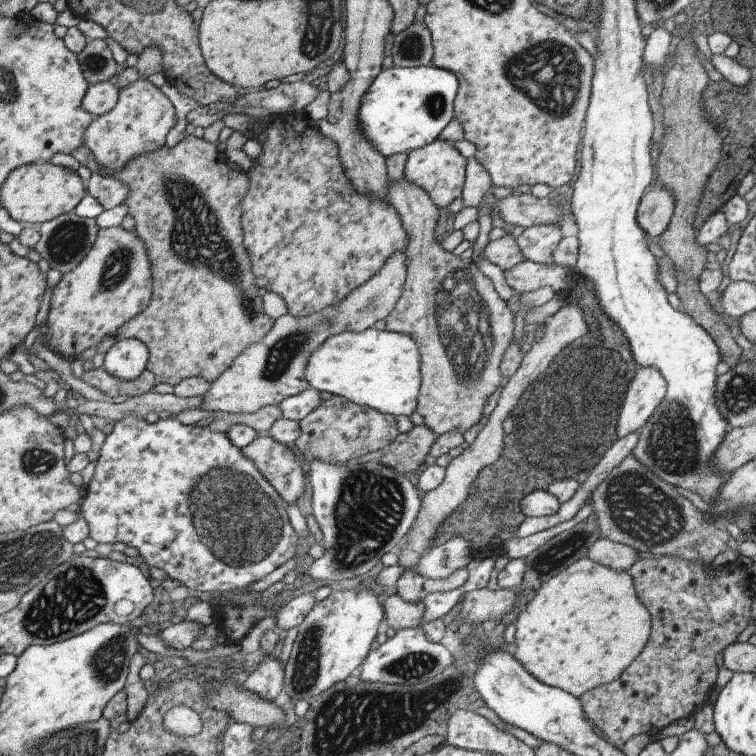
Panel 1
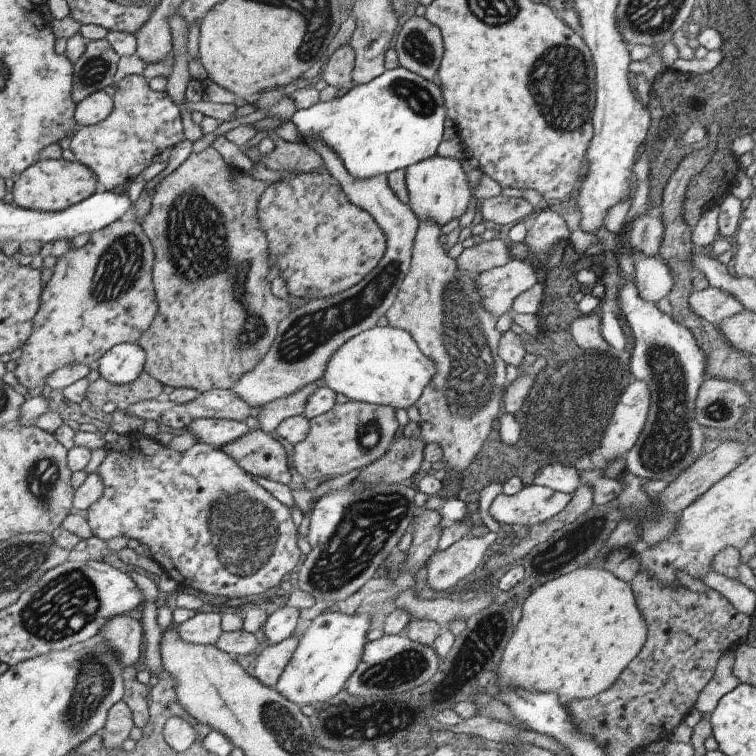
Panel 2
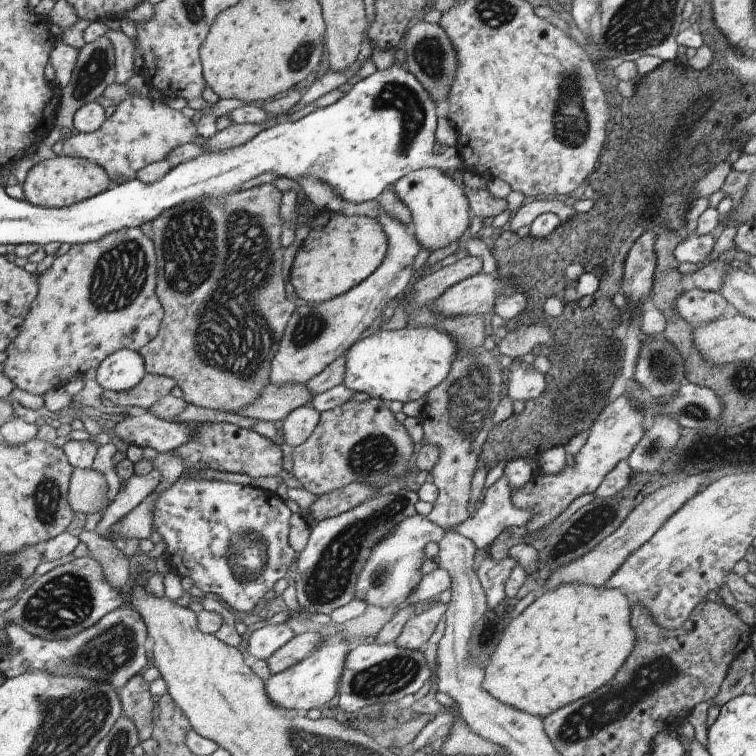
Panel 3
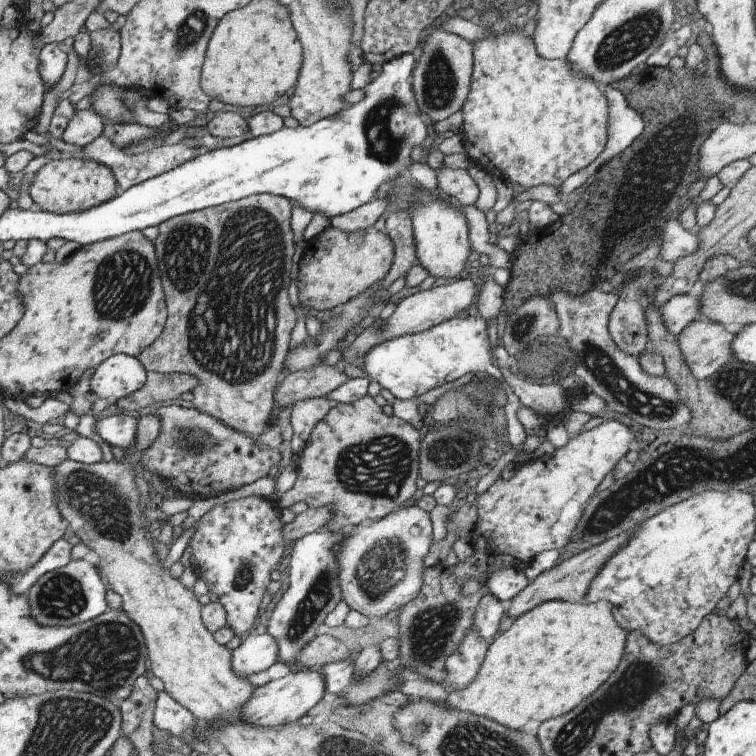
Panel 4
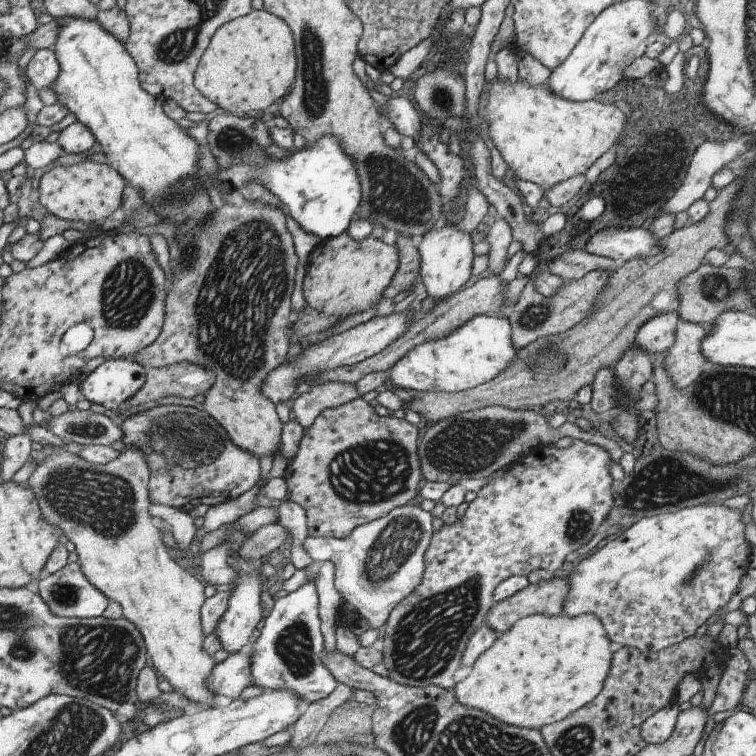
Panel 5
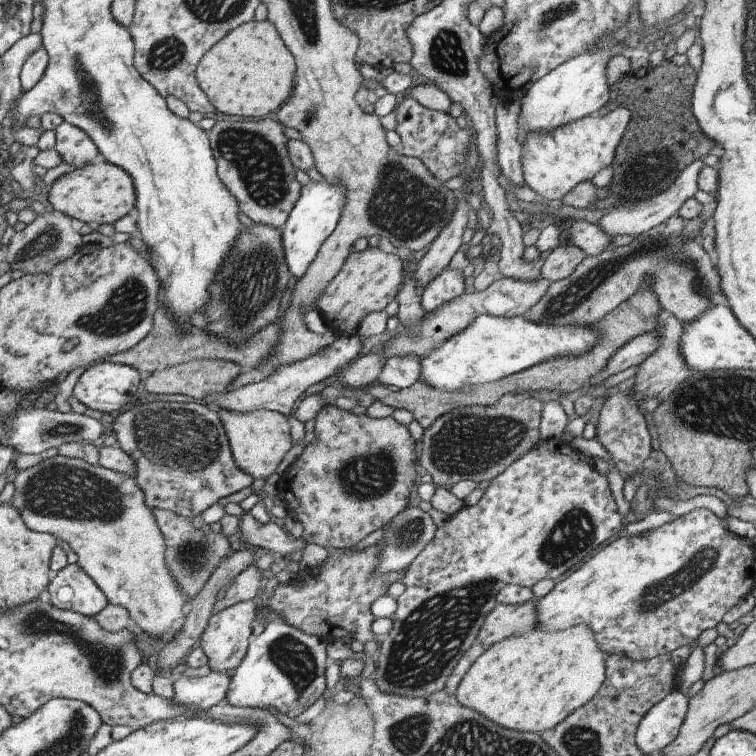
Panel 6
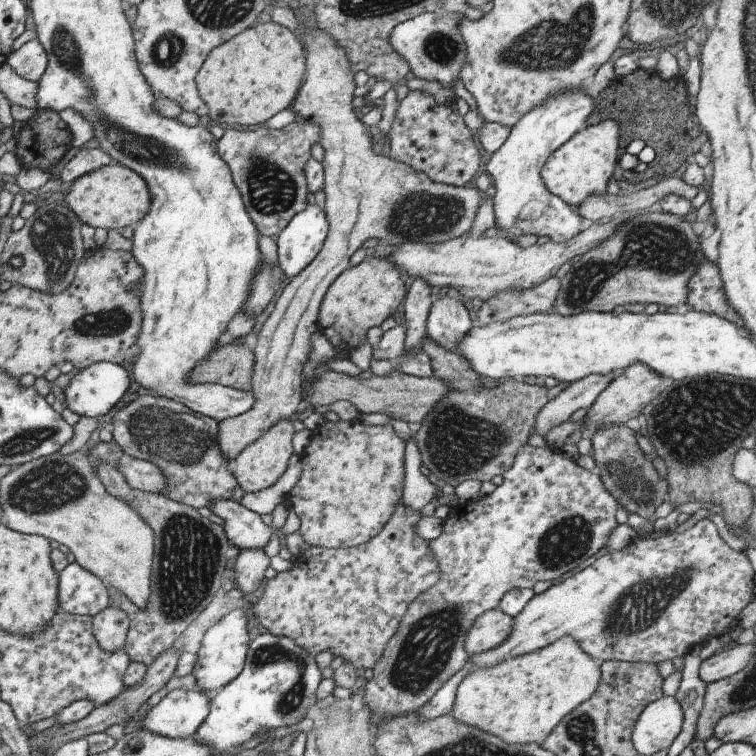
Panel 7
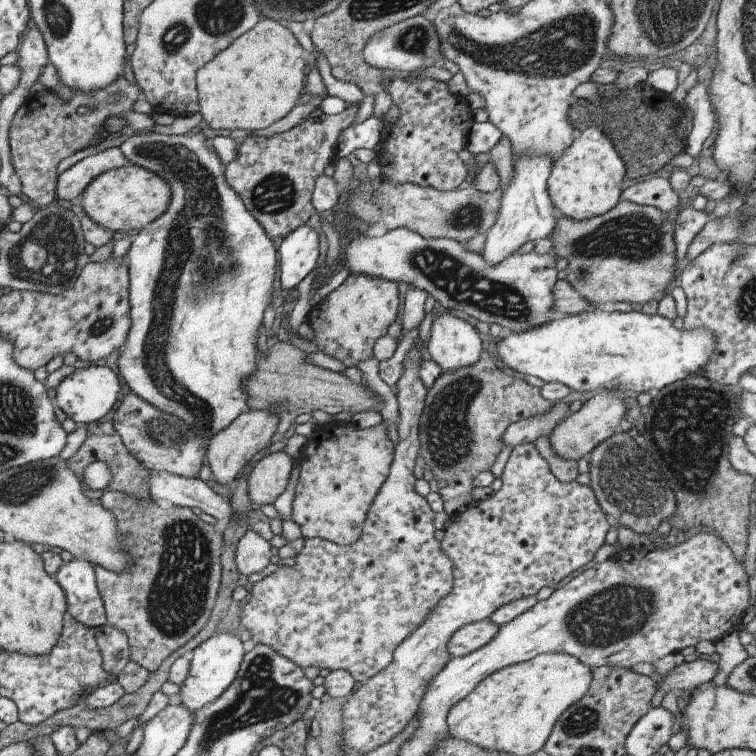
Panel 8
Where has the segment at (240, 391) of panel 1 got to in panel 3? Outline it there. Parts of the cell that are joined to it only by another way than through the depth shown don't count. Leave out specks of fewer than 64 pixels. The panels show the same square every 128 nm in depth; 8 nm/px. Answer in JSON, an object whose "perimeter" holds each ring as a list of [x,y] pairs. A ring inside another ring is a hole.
{"perimeter":[[[381,207],[377,220],[387,240],[383,262],[377,266],[377,270],[373,270],[373,274],[369,274],[349,292],[331,298],[327,302],[295,307],[281,334],[277,354],[271,360],[269,384],[283,386],[291,382],[304,383],[317,376],[325,366],[333,362],[333,359],[341,356],[364,333],[368,333],[380,318],[387,302],[395,299],[408,287],[407,282],[414,273],[413,260],[420,249],[419,242],[415,240],[408,226],[387,216],[387,212],[383,212]]]}

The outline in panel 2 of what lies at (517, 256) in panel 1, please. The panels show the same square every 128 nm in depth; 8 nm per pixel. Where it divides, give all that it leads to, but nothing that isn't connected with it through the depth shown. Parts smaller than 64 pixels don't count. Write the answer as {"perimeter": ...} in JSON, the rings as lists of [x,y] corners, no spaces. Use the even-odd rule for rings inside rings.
{"perimeter":[[[503,237],[501,240],[493,238],[463,249],[456,258],[455,266],[461,272],[479,274],[485,270],[503,266],[503,264],[507,264],[511,259],[506,237]]]}

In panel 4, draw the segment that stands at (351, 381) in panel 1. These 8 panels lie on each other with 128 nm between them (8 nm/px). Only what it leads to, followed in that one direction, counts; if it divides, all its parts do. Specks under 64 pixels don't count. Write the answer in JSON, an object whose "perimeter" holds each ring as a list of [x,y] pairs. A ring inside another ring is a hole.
{"perimeter":[[[479,314],[465,315],[450,318],[445,322],[441,322],[428,328],[427,330],[399,336],[399,338],[392,338],[381,342],[381,344],[373,345],[359,362],[359,366],[365,372],[370,380],[375,380],[380,388],[385,388],[390,392],[395,399],[404,401],[410,400],[414,396],[421,396],[441,384],[449,384],[457,378],[467,376],[470,372],[475,374],[488,374],[489,376],[496,376],[497,369],[491,363],[492,346],[487,335],[487,328],[485,322]]]}

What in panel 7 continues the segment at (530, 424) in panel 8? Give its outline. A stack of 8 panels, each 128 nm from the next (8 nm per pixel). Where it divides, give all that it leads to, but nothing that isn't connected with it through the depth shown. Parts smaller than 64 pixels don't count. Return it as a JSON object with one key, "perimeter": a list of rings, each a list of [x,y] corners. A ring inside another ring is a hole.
{"perimeter":[[[614,373],[594,374],[581,378],[559,390],[557,397],[549,399],[538,411],[534,423],[537,434],[544,436],[552,426],[568,421],[578,408],[590,408],[612,380]]]}

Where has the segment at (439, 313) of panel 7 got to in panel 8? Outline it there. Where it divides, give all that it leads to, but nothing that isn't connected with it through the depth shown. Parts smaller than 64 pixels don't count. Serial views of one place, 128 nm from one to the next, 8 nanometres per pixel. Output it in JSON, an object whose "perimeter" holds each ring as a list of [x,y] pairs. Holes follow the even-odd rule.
{"perimeter":[[[441,314],[441,316],[430,317],[428,330],[428,340],[426,341],[426,352],[431,361],[434,361],[440,371],[453,371],[460,367],[473,365],[480,358],[481,340],[479,340],[478,330],[471,326],[469,322],[458,320],[451,314]]]}

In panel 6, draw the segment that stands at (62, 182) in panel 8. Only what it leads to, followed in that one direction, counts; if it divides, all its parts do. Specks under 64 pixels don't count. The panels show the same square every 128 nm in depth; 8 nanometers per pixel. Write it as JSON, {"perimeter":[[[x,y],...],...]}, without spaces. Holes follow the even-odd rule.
{"perimeter":[[[61,122],[55,128],[55,146],[53,147],[62,159],[62,162],[77,168],[79,164],[87,164],[98,151],[93,142],[79,128]]]}

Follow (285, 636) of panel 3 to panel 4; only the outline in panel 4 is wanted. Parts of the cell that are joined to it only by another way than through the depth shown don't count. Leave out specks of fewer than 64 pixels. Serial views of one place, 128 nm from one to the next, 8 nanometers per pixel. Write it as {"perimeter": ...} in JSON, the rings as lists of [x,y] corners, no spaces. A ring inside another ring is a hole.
{"perimeter":[[[248,634],[240,644],[231,650],[231,670],[248,678],[266,670],[277,660],[277,642],[269,634]]]}

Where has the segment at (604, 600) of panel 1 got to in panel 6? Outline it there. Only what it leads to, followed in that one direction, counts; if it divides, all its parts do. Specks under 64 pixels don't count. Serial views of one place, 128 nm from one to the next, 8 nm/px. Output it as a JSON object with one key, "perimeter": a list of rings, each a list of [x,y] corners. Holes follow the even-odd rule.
{"perimeter":[[[579,624],[561,631],[543,631],[534,627],[529,632],[522,633],[521,635],[512,635],[485,649],[483,654],[469,666],[465,675],[461,678],[454,691],[454,698],[460,706],[481,714],[484,718],[487,718],[490,722],[498,726],[523,733],[536,733],[540,736],[545,730],[550,730],[553,726],[556,726],[563,718],[566,718],[573,712],[573,710],[581,707],[597,694],[597,690],[599,690],[605,681],[605,662],[605,654],[599,650],[593,632],[585,624]]]}

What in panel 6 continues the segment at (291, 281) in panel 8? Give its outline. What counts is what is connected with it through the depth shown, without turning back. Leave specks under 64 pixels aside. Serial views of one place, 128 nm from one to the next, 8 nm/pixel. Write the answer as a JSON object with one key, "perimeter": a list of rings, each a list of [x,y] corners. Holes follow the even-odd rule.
{"perimeter":[[[334,181],[313,182],[300,185],[298,200],[289,212],[285,225],[280,229],[284,246],[284,260],[289,273],[299,281],[315,259],[321,244],[333,233],[341,217],[346,202],[346,191],[343,183]]]}

